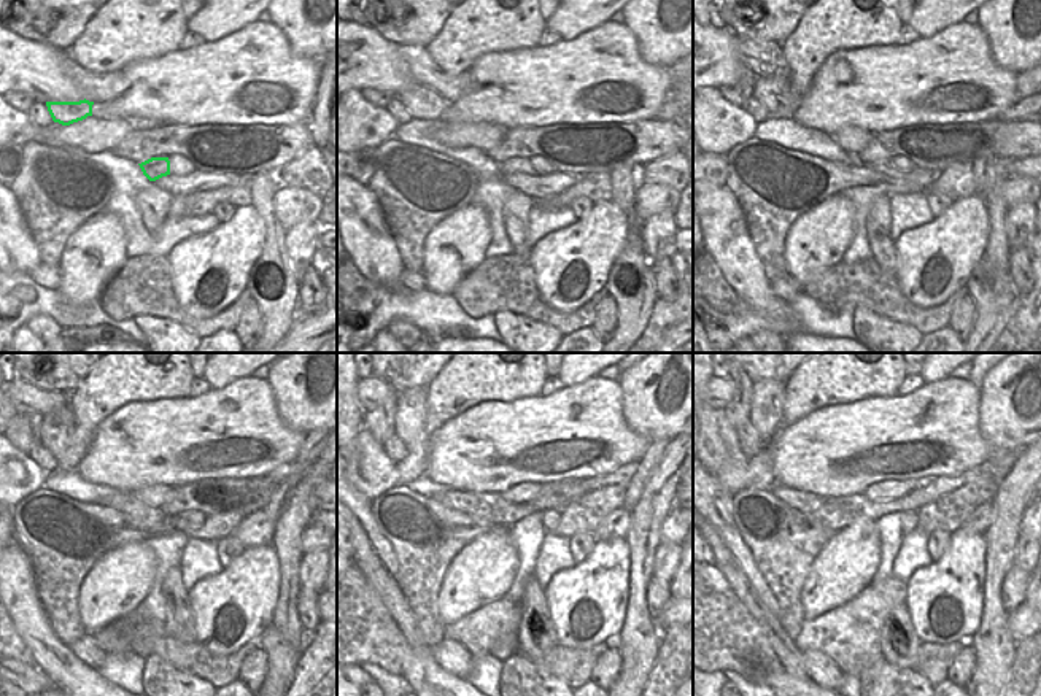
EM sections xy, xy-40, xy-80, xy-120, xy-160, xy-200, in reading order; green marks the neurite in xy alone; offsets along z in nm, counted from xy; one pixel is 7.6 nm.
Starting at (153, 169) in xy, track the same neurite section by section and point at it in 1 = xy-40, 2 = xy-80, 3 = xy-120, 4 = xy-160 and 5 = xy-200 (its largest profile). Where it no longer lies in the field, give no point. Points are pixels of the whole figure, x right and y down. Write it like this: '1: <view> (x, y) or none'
1: xy-40 (517, 164)
2: xy-80 (927, 177)
3: xy-120 (215, 526)
4: xy-160 (582, 515)
5: xy-200 (948, 512)

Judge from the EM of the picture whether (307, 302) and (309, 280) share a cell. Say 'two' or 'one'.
one

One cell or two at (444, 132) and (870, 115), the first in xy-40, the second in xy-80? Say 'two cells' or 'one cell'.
two cells

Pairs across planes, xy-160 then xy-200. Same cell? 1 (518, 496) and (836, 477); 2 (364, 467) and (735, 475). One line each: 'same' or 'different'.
1: different
2: same

